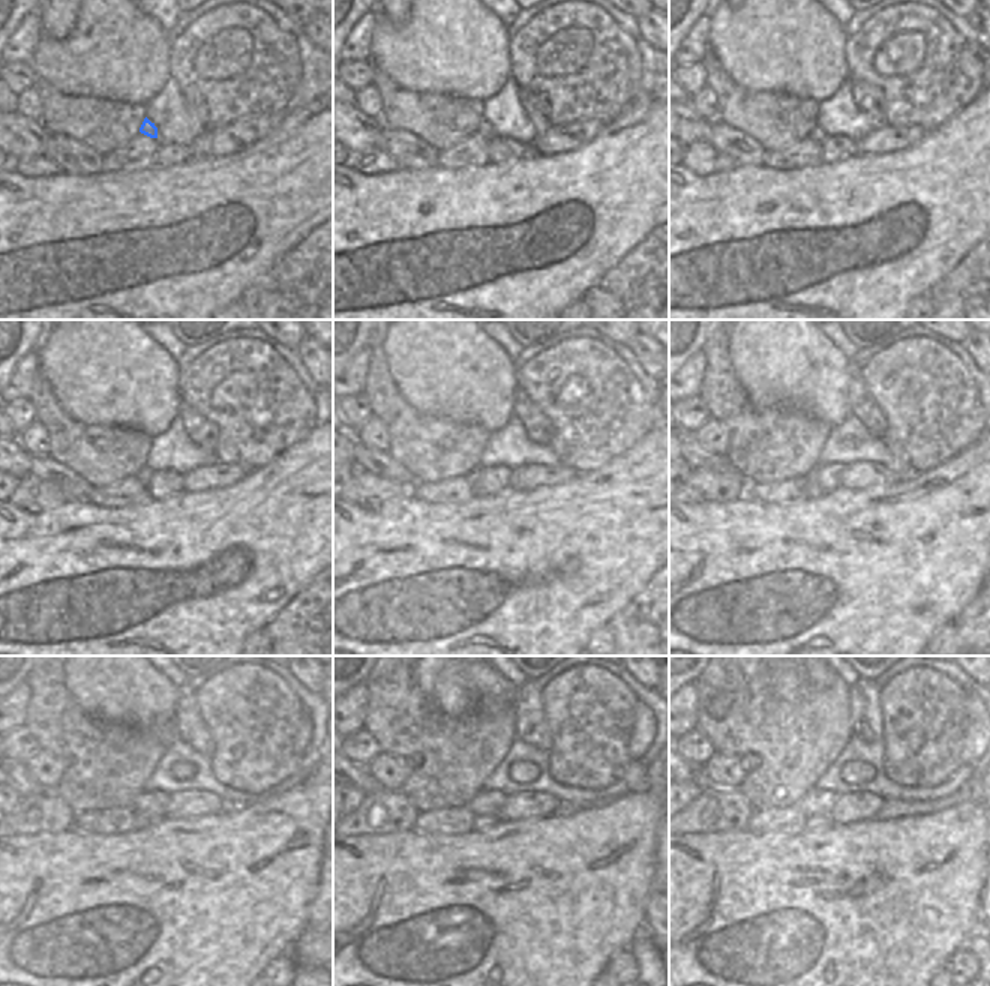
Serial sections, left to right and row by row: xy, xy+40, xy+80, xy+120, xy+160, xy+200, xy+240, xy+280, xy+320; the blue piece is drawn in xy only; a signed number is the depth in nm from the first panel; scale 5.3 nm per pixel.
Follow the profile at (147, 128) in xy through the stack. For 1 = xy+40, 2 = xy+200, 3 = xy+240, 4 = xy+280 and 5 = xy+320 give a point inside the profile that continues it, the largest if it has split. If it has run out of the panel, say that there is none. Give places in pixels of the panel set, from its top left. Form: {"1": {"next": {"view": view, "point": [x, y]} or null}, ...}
{"1": {"next": {"view": "xy+40", "point": [483, 129]}}, "2": {"next": {"view": "xy+200", "point": [812, 488]}}, "3": {"next": {"view": "xy+240", "point": [141, 823]}}, "4": {"next": {"view": "xy+280", "point": [477, 821]}}, "5": {"next": {"view": "xy+320", "point": [812, 823]}}}

